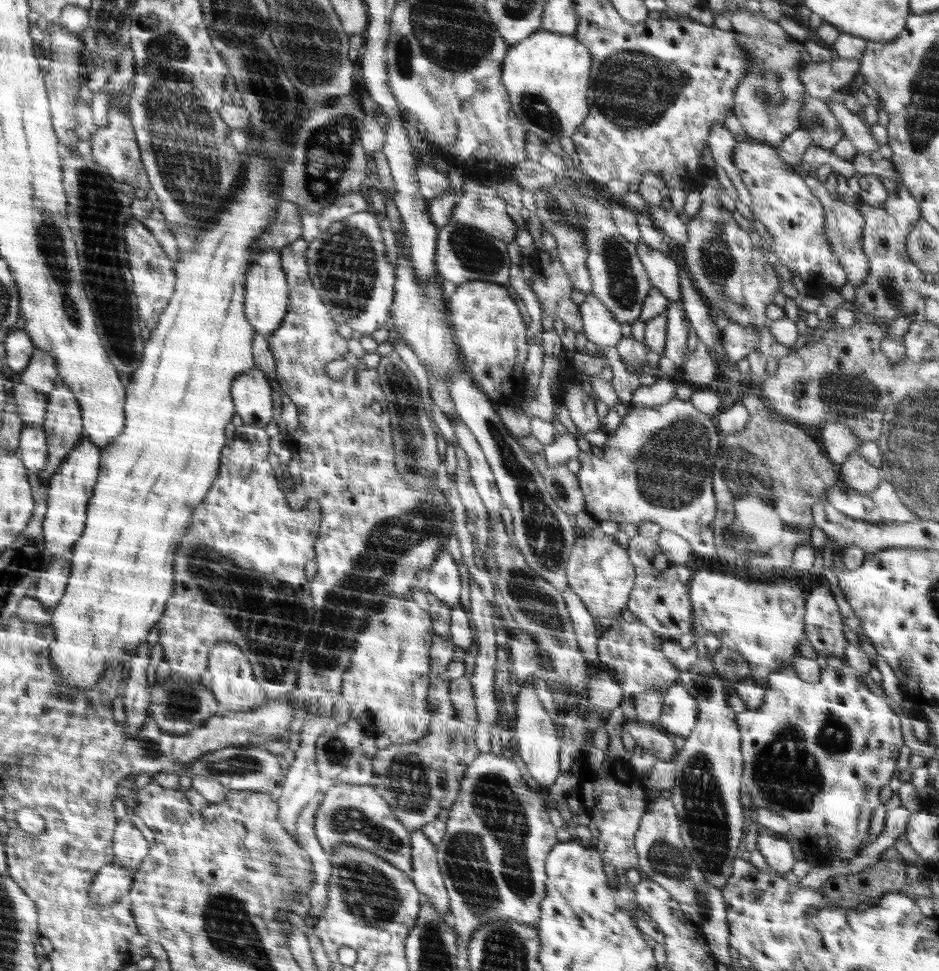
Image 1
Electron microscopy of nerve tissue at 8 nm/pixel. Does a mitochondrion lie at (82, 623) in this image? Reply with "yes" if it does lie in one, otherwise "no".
no

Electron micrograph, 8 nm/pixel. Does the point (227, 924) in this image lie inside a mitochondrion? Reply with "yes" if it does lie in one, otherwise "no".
yes

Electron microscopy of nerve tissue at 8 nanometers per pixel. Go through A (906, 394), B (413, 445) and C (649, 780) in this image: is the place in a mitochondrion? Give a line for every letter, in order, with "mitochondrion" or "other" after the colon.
A: mitochondrion
B: mitochondrion
C: other

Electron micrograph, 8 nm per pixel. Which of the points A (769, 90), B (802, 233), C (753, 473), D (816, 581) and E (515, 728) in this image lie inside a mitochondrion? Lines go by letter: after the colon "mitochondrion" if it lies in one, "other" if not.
A: mitochondrion
B: other
C: mitochondrion
D: other
E: mitochondrion

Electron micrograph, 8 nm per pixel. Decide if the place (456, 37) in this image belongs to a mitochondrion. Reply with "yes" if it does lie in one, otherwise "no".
yes

